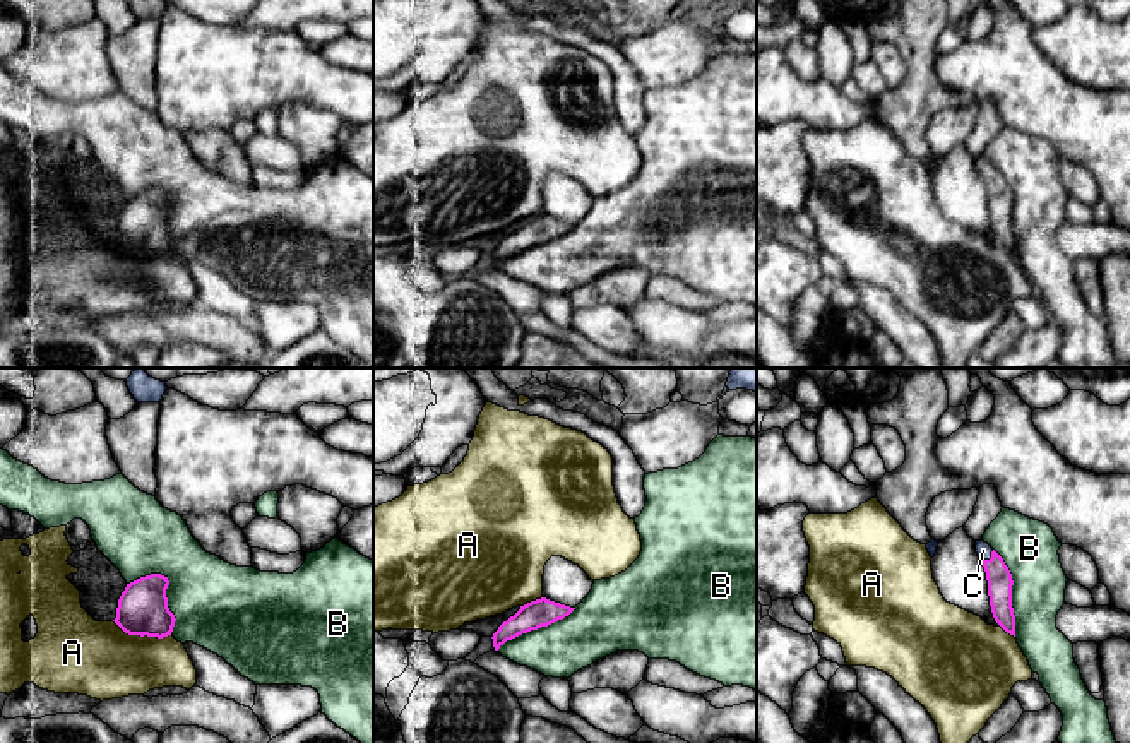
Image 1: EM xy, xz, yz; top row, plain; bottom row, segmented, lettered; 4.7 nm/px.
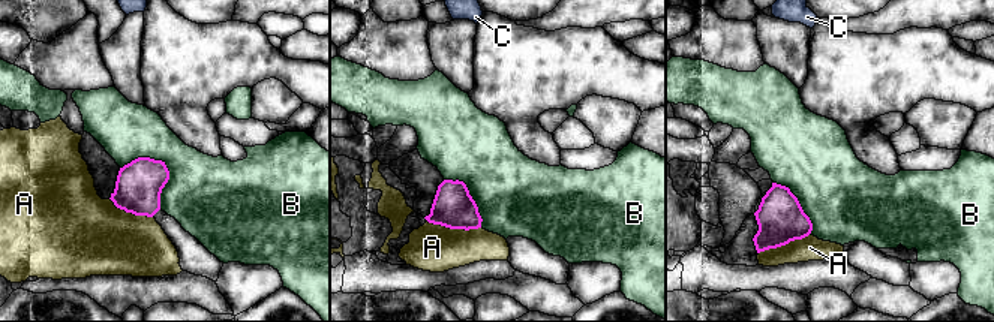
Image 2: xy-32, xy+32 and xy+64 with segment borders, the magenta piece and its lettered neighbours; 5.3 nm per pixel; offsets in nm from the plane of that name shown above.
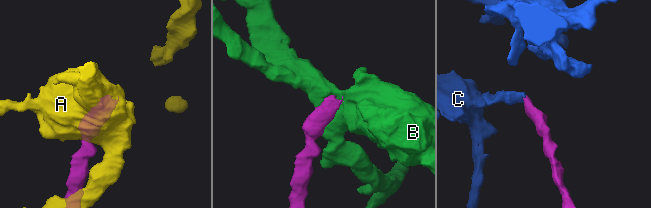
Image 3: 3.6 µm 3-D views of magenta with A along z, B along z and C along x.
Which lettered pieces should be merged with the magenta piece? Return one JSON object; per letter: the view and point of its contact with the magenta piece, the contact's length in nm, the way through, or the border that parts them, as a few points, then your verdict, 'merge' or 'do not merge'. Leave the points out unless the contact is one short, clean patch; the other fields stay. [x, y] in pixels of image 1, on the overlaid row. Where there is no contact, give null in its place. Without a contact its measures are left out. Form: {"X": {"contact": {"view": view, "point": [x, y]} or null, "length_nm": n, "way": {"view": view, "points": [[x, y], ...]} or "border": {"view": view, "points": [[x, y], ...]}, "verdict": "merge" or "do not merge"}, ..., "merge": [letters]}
{"A": {"contact": {"view": "xy", "point": [142, 636]}, "length_nm": 280, "verdict": "do not merge"}, "B": {"contact": {"view": "xy", "point": [166, 588]}, "length_nm": 320, "verdict": "do not merge"}, "C": {"contact": {"view": "yz", "point": [990, 558]}, "length_nm": 80, "way": {"view": "yz", "points": [[999, 577], [990, 558], [983, 550]]}, "verdict": "merge"}, "merge": ["C"]}

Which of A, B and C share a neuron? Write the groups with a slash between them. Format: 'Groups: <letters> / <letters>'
Groups: A / B / C

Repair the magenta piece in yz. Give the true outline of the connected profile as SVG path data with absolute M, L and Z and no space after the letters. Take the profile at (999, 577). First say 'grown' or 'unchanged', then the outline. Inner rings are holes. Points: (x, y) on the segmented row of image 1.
grown; M983 539L976 541L976 553L986 572L993 618L1007 633L1015 637L1015 615L1012 608L1012 574L1003 558Z

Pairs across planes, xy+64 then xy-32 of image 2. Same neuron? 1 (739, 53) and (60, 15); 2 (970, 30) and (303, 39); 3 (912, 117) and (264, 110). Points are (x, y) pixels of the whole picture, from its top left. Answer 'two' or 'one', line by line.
1: two
2: two
3: one

